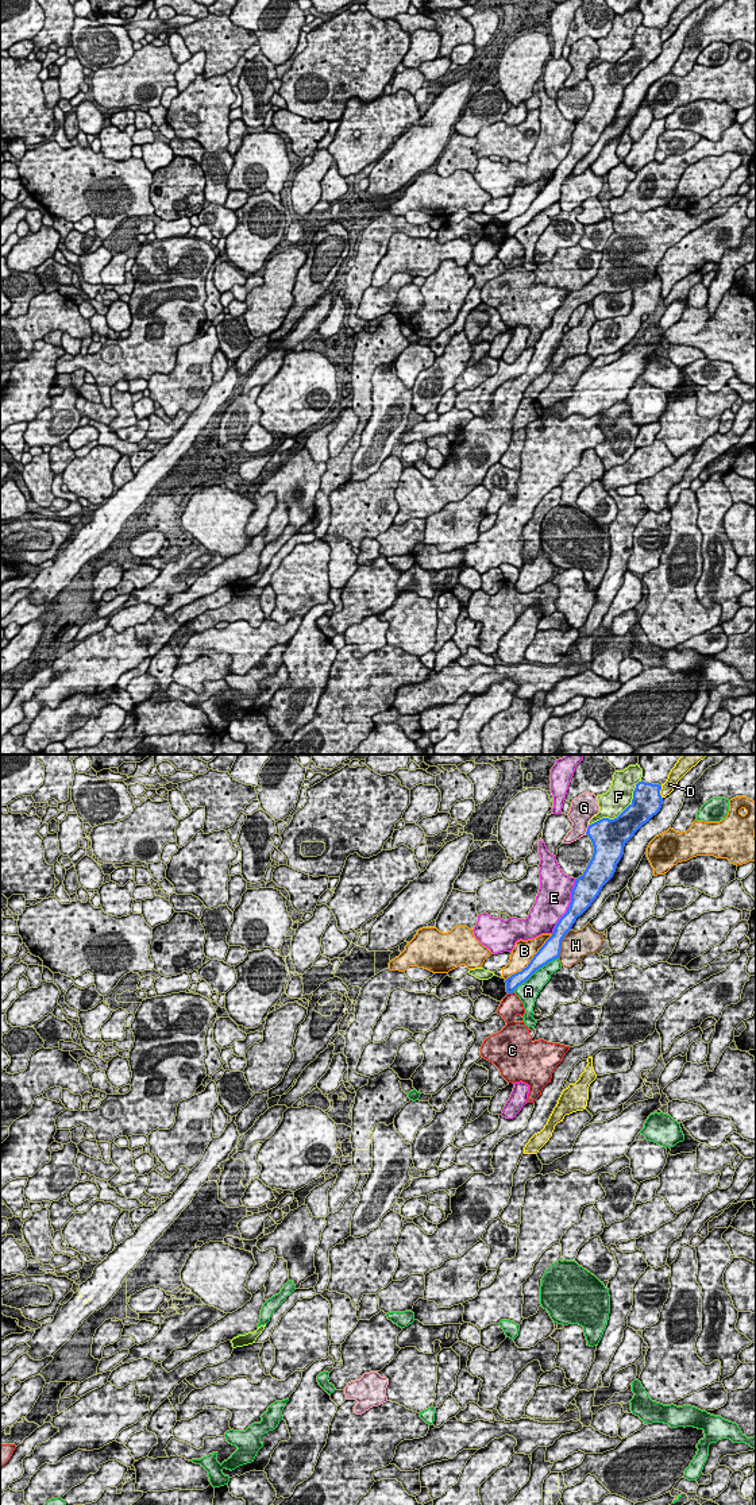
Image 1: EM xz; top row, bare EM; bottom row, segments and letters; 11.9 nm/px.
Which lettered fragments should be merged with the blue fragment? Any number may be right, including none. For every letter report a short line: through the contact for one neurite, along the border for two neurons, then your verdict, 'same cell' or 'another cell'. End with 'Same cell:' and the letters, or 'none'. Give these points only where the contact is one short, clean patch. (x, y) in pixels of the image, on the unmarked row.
A: another cell
B: another cell
C: xz (513, 235), (508, 238) | another cell
D: another cell
E: another cell
F: another cell
G: another cell
H: another cell
Same cell: none

